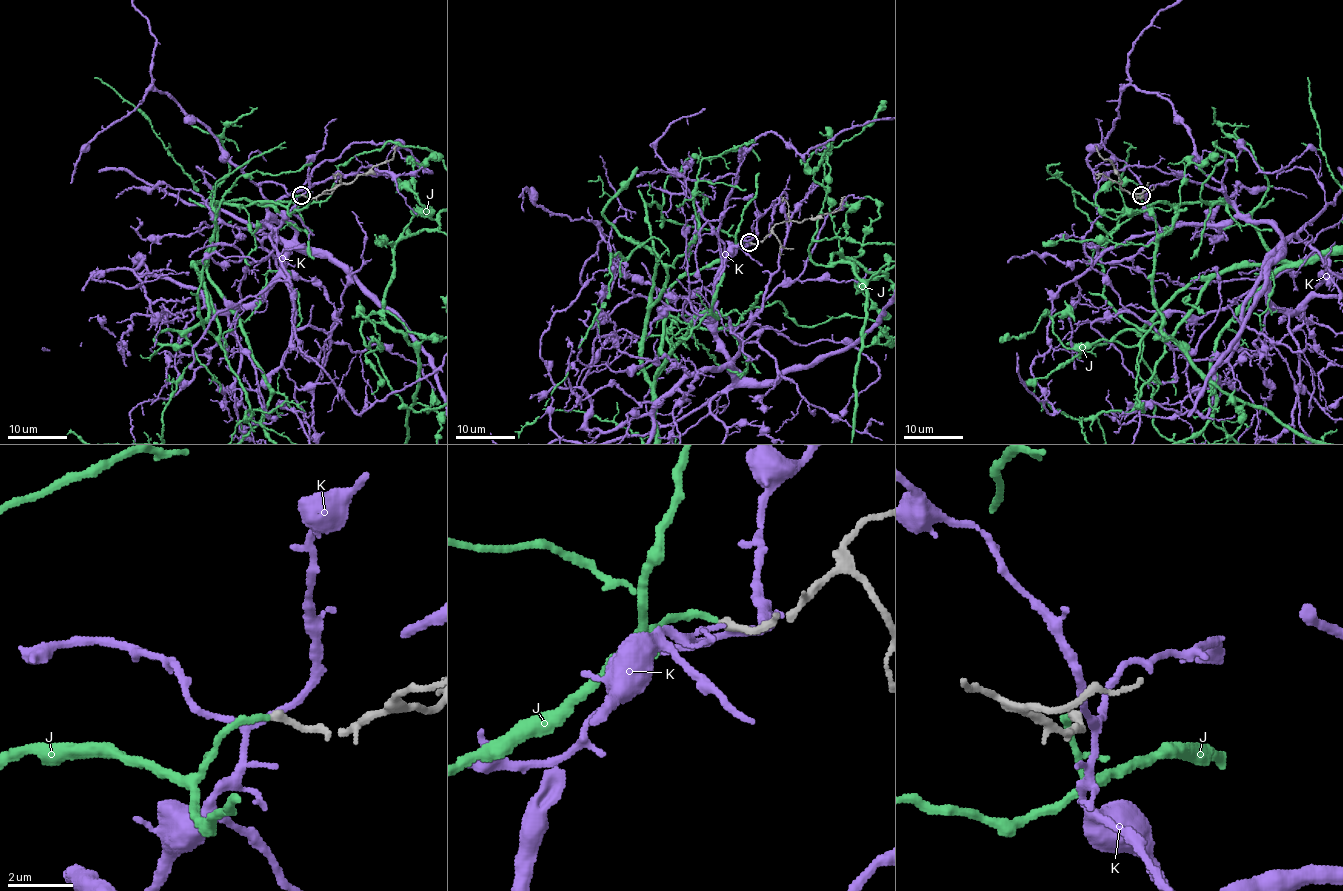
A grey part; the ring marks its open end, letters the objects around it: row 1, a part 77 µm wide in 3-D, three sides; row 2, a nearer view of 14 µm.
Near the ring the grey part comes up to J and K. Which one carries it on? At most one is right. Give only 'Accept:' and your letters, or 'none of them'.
Accept: J

